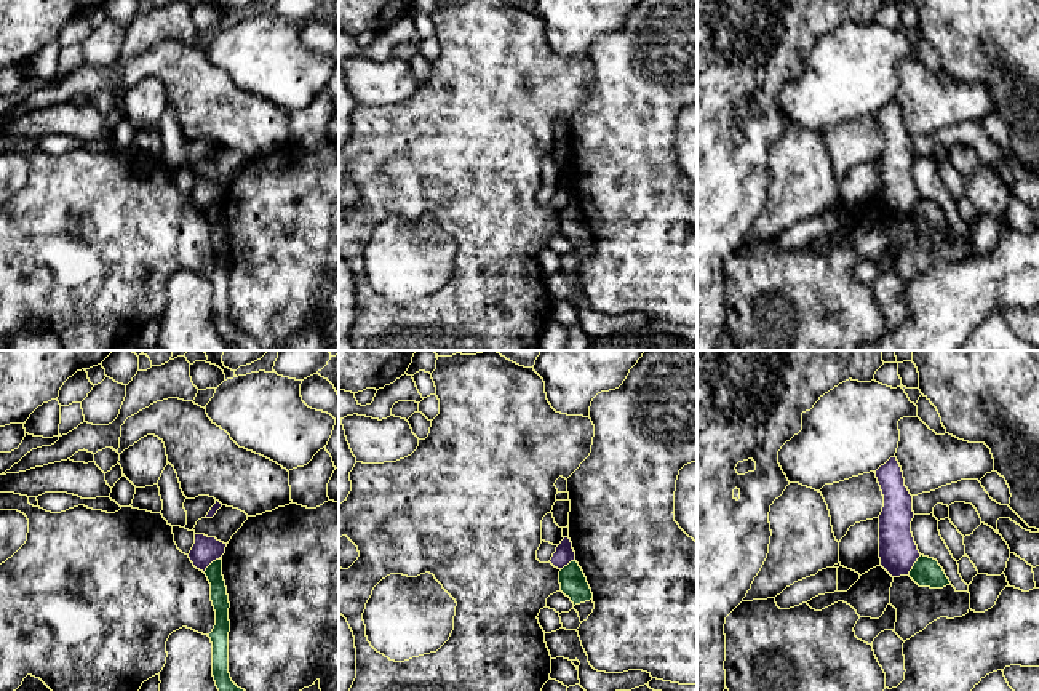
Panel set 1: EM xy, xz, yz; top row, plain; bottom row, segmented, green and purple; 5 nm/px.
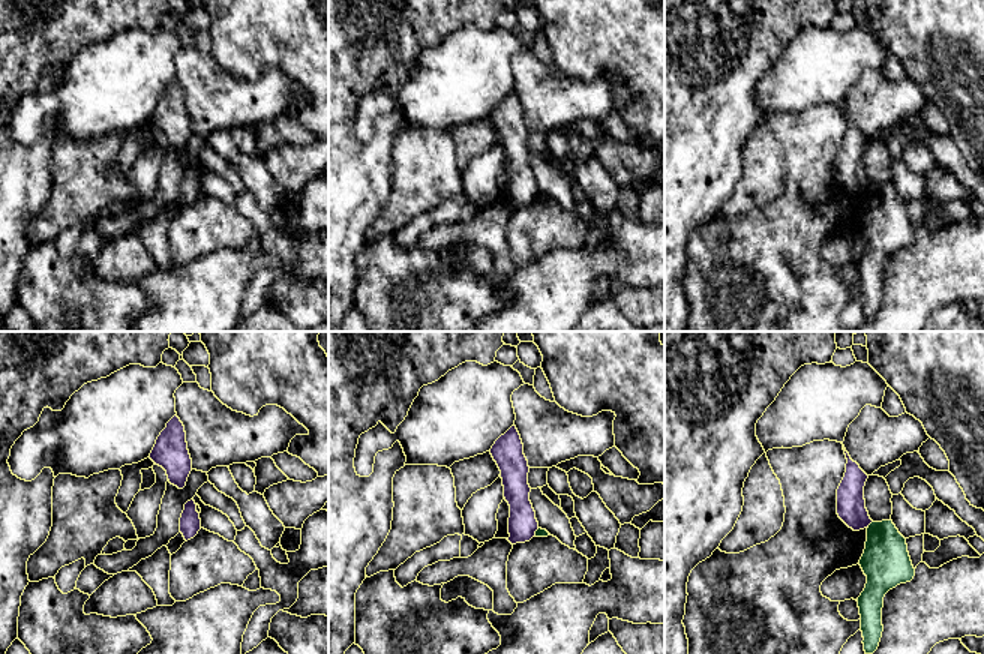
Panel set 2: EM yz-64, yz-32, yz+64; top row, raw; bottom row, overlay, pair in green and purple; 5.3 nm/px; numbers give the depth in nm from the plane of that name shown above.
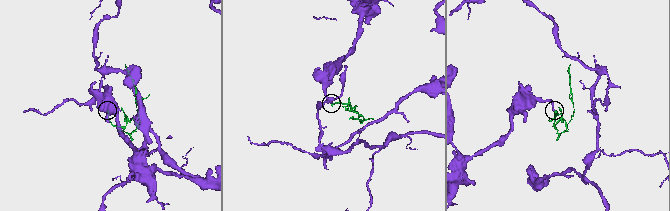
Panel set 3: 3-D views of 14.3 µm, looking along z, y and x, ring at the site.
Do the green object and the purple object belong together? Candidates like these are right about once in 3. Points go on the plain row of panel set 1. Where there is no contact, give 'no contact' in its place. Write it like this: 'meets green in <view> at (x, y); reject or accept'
meets green in yz at (915, 207); reject

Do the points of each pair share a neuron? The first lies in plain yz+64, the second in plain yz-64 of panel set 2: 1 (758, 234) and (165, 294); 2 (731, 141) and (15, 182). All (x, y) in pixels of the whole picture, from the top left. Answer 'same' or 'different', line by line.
1: different
2: same

